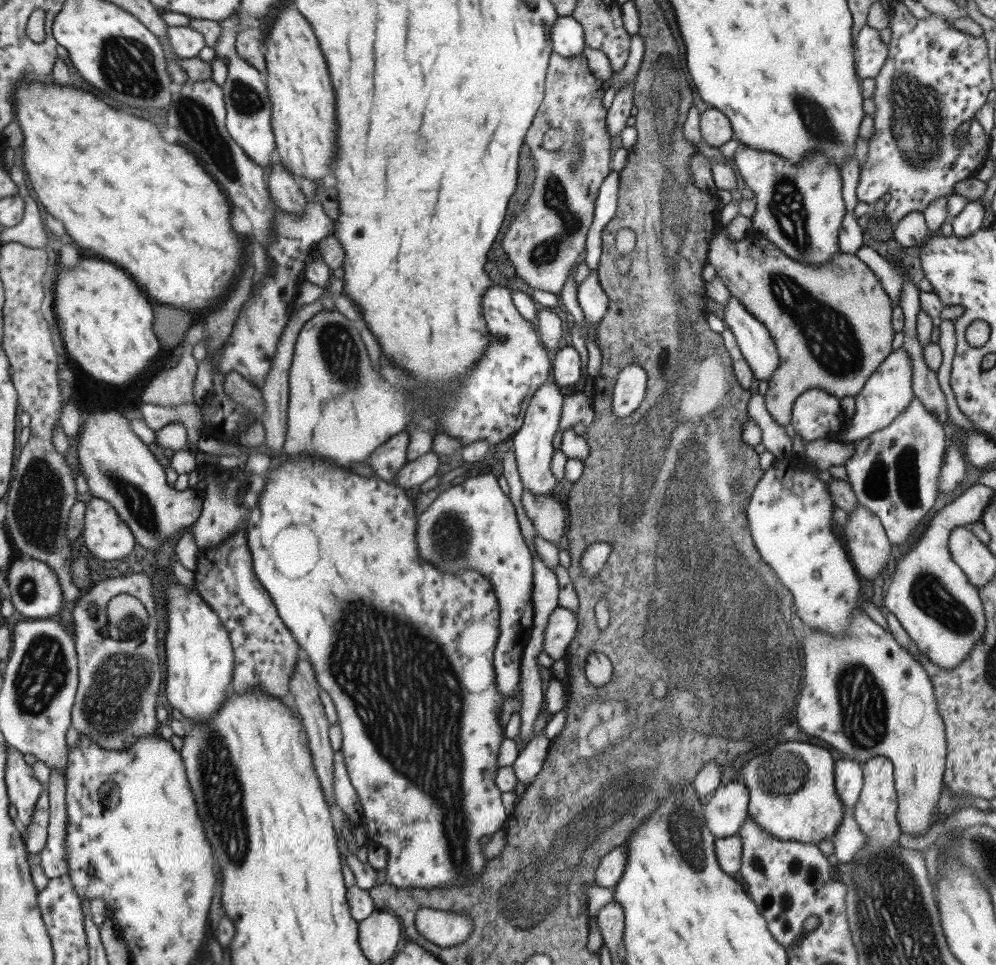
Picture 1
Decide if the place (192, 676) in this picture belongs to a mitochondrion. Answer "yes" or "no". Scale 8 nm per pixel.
no

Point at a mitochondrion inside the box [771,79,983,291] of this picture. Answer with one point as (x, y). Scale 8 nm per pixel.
(811, 111)

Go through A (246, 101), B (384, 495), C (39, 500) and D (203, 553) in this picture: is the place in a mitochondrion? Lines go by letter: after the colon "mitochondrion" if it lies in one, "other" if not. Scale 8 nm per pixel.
A: mitochondrion
B: other
C: mitochondrion
D: other

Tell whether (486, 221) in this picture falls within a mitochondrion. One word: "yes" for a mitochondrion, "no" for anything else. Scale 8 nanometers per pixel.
no

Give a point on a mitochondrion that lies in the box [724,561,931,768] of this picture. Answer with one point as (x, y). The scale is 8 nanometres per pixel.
(863, 711)

